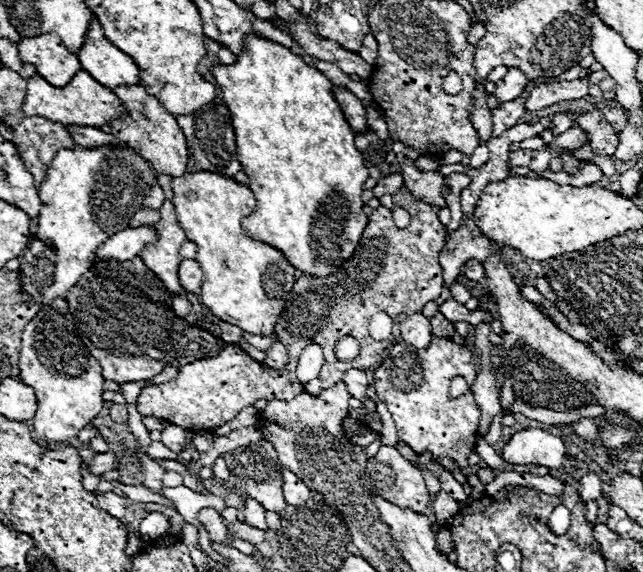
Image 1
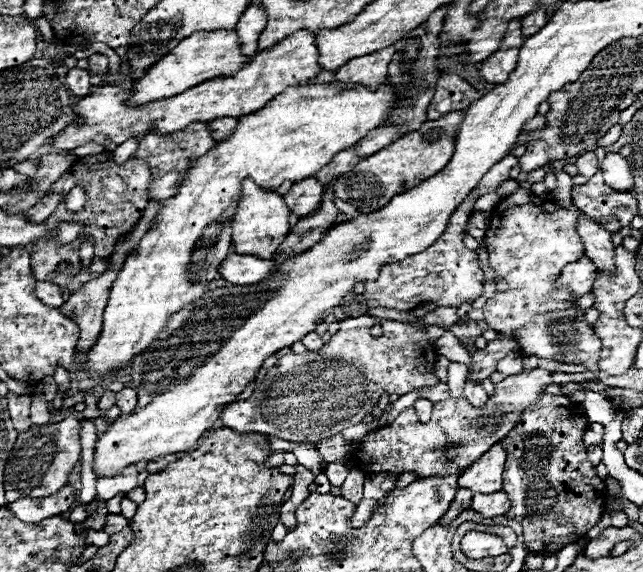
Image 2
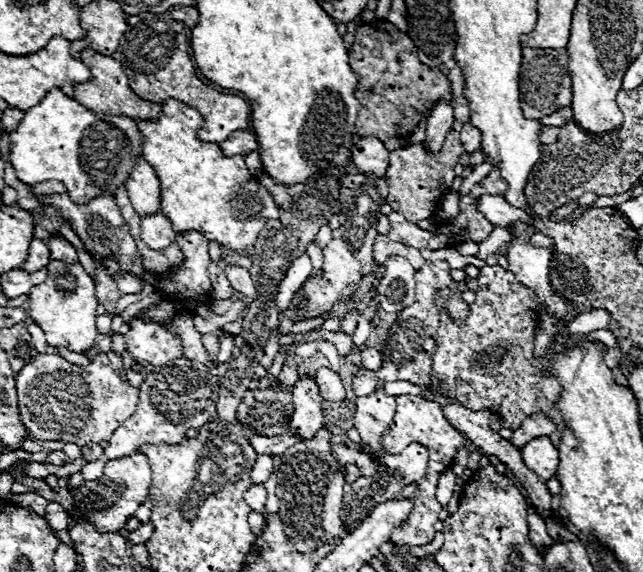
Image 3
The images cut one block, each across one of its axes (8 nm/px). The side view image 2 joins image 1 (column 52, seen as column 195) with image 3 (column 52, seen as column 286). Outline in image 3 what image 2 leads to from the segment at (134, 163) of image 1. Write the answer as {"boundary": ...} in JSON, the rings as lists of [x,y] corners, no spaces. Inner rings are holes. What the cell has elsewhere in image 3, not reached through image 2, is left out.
{"boundary":[[[52,88],[44,100],[24,112],[18,128],[10,132],[8,160],[24,184],[60,180],[74,202],[112,194],[128,178],[134,160],[142,154],[142,136],[132,118],[100,116],[80,106],[60,88]]]}

